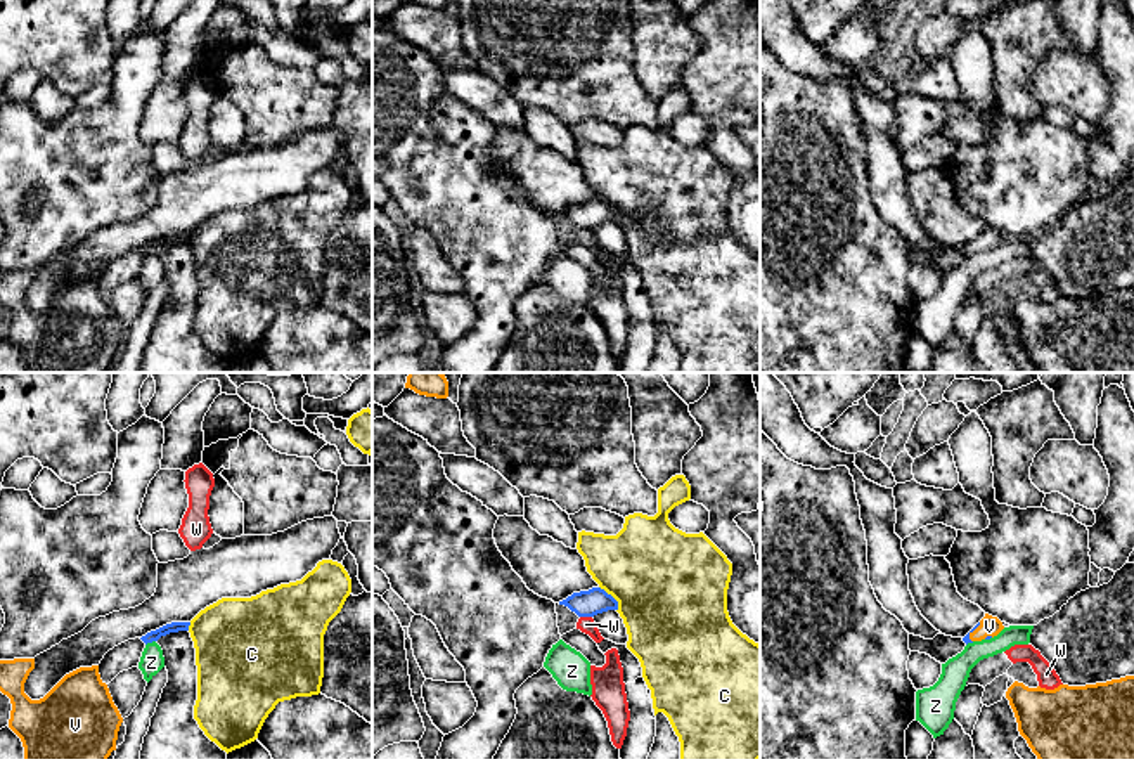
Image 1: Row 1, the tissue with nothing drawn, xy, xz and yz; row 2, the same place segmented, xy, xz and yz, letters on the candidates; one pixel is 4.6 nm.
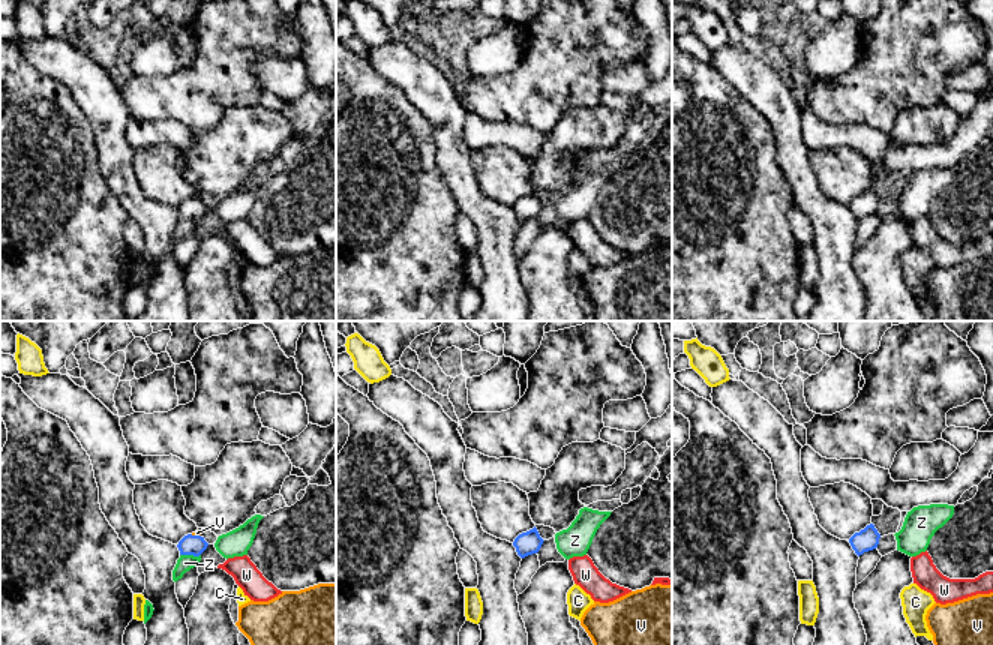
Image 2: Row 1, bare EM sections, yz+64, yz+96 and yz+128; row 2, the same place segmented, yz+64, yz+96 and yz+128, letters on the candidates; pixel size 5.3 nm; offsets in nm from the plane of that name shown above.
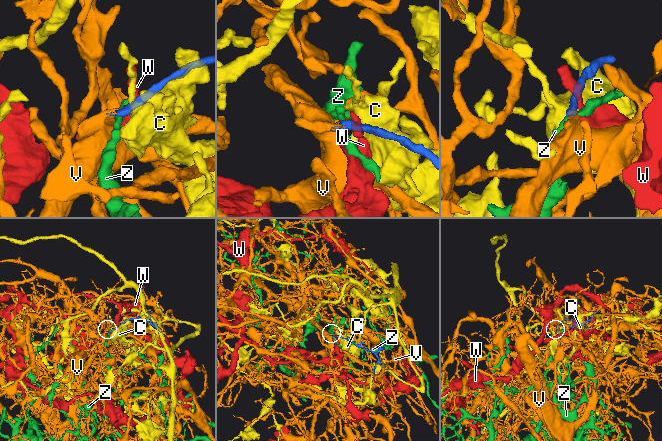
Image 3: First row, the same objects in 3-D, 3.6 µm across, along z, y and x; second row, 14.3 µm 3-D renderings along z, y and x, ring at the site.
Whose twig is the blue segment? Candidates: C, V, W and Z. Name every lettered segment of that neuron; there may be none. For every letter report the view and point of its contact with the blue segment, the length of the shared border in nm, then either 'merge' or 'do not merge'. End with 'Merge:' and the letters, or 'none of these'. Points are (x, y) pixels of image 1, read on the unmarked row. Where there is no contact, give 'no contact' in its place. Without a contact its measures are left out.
C: meets blue in xz at (613, 210); contact 150 nm long; do not merge
V: meets blue in yz at (972, 243); contact 100 nm long; merge
W: meets blue in xz at (586, 227); contact 60 nm long; do not merge
Z: meets blue in xy at (149, 253); contact 50 nm long; do not merge
Merge: V

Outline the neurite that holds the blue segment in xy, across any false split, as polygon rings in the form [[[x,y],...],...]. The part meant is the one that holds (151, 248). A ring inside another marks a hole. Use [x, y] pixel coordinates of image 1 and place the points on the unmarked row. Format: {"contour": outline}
{"contour": [[[171,234],[171,236],[166,236],[159,241],[156,241],[156,243],[147,244],[140,251],[147,256],[152,253],[158,253],[161,248],[166,248],[170,244],[189,243],[189,237],[190,237],[190,234]]]}

